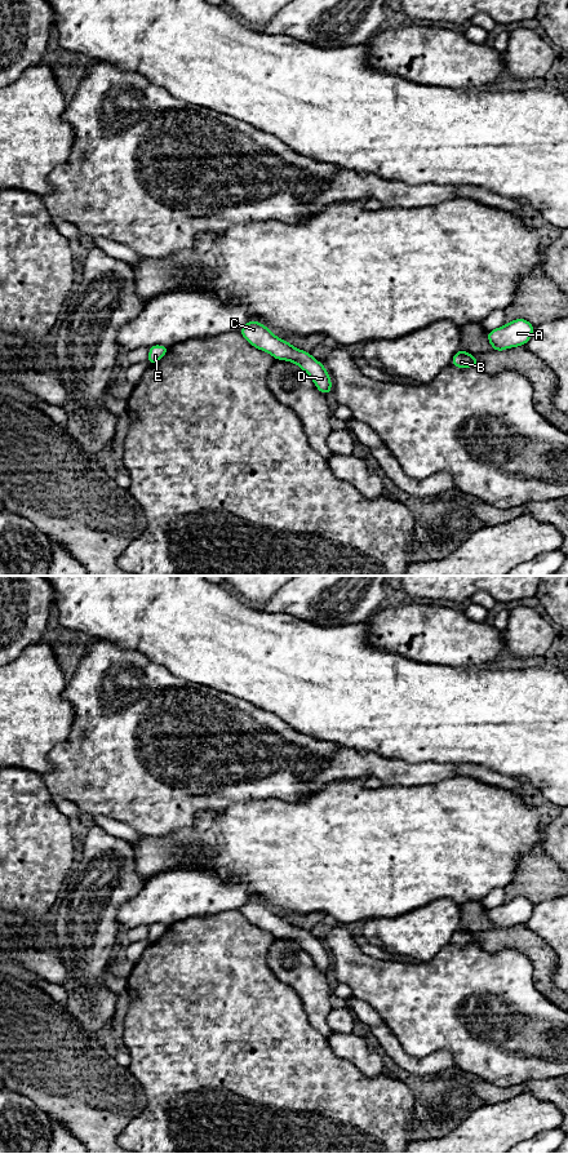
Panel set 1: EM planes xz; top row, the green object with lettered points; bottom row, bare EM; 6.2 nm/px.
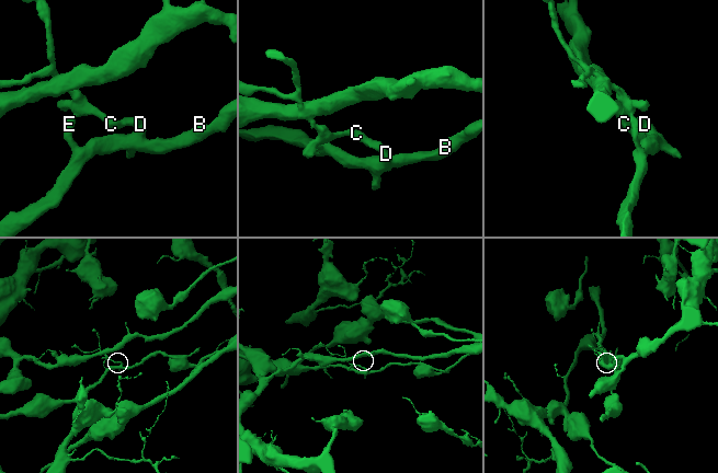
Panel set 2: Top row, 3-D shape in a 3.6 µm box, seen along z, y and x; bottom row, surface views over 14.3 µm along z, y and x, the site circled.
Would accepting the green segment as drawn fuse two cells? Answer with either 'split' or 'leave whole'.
split

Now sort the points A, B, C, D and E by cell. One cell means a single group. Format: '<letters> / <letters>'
A B D E / C

